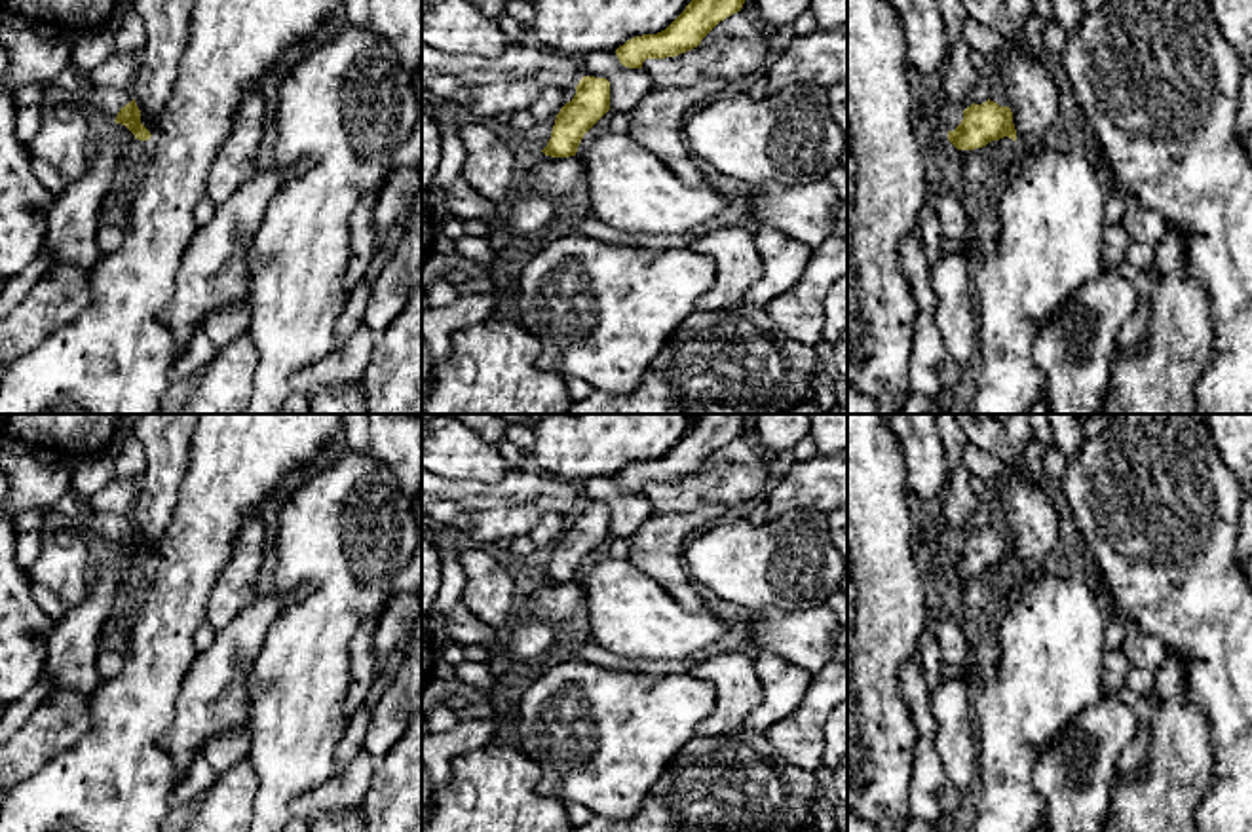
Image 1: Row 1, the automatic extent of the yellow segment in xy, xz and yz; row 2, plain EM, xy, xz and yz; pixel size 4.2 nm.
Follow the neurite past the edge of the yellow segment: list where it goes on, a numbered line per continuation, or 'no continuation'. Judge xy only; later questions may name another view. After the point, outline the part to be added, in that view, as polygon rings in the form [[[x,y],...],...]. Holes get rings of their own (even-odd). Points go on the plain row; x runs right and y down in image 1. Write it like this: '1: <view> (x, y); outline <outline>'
1: xy (109, 527); outline [[[87,511],[74,520],[76,526],[85,528],[101,536],[110,547],[116,545],[118,538],[133,526],[131,517],[114,513]]]

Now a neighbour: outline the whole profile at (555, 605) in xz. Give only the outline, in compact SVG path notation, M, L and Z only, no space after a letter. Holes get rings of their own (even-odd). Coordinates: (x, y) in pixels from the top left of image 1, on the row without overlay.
M534 577L521 587L519 608L528 619L551 627L581 623L585 612L583 585L579 581L551 583Z

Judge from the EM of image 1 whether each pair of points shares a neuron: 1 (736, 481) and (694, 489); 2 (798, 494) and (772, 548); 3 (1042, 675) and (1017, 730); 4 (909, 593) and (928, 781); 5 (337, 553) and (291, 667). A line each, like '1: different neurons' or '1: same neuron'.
1: same neuron
2: different neurons
3: same neuron
4: different neurons
5: same neuron

